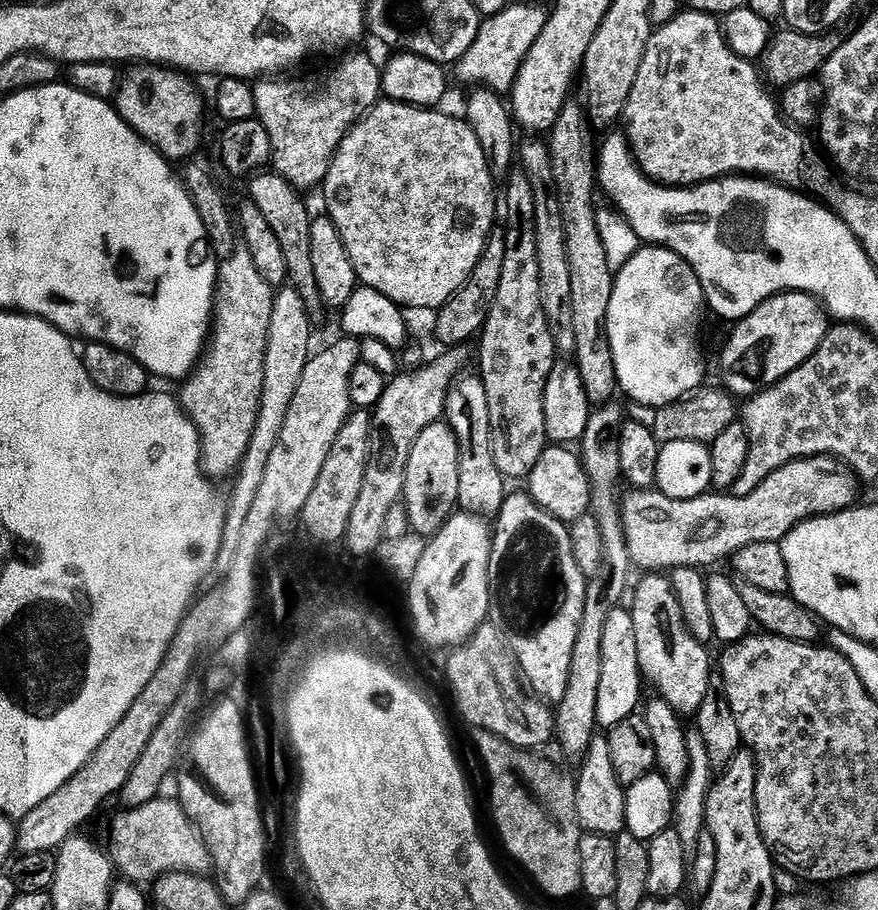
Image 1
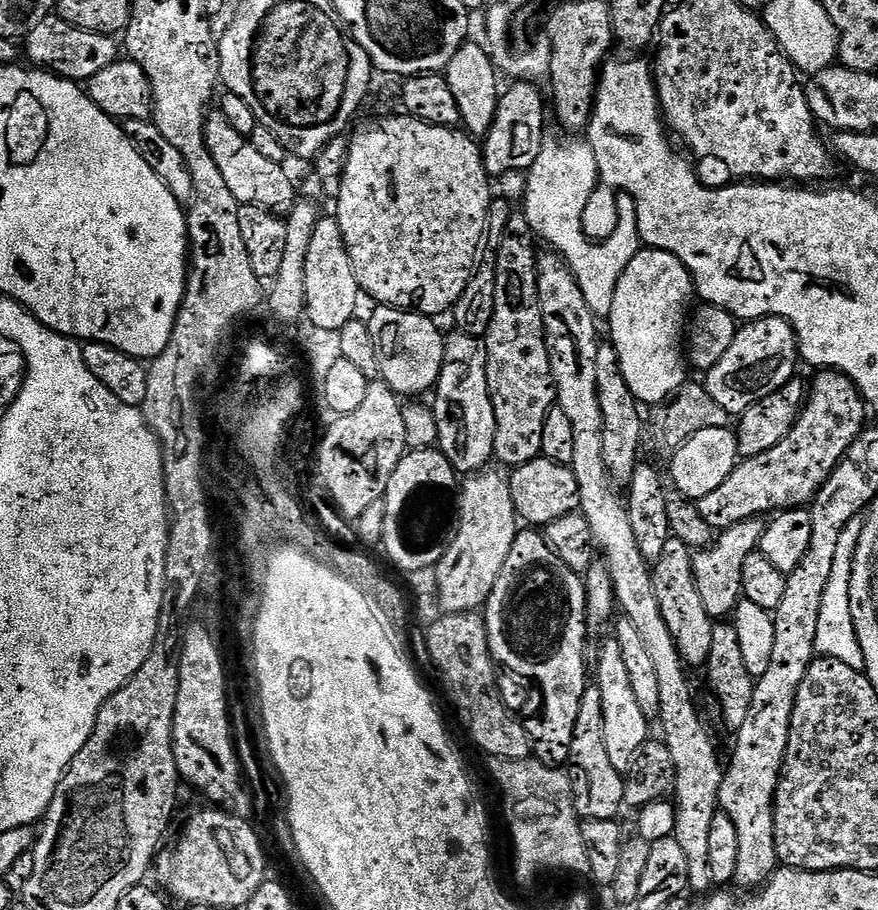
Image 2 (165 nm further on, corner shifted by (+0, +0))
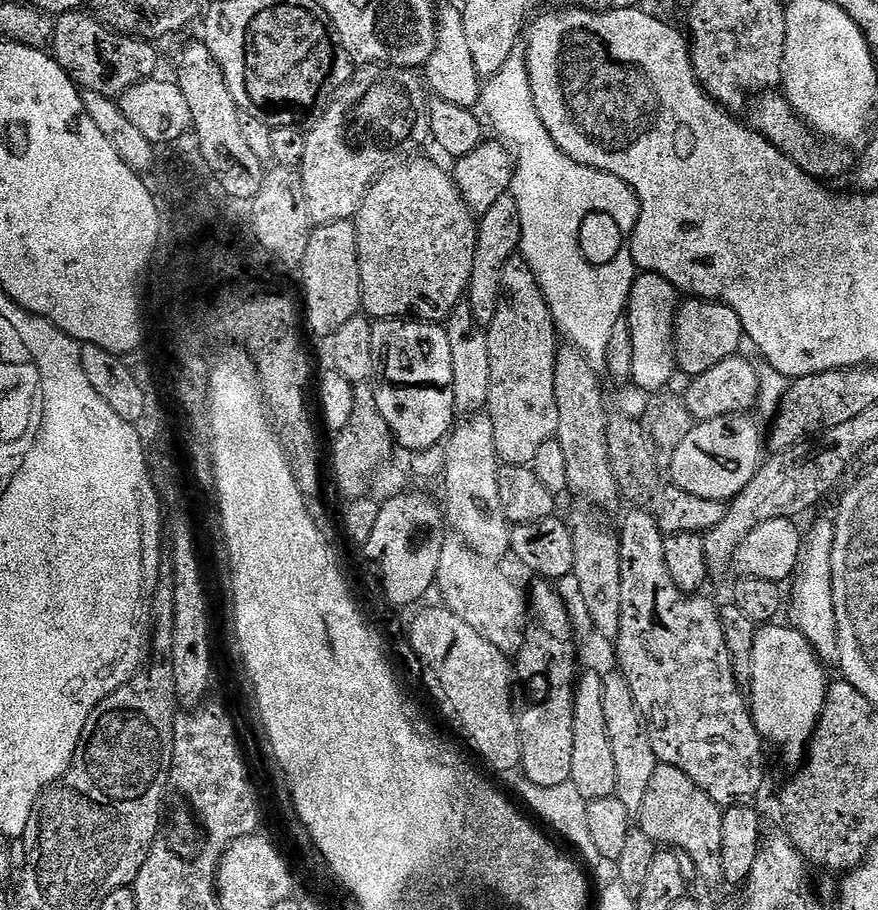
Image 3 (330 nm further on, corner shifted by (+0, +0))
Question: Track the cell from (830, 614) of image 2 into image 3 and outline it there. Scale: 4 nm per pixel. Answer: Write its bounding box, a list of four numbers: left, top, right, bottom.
[790,519,840,661]

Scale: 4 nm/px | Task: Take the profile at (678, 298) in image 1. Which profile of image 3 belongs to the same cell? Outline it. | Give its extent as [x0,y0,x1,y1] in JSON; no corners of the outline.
[626,272,678,394]

